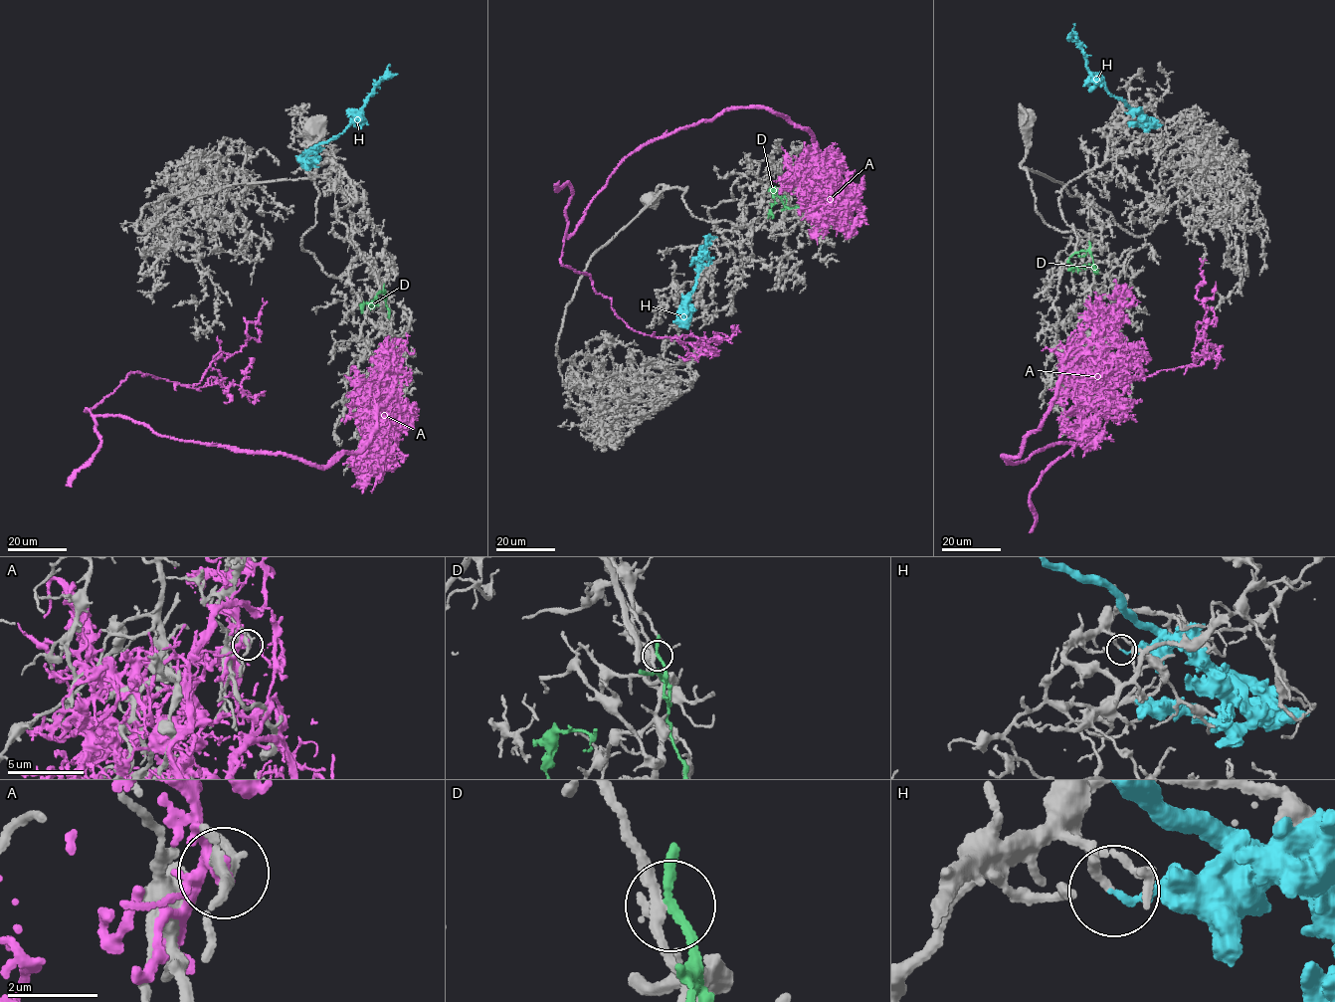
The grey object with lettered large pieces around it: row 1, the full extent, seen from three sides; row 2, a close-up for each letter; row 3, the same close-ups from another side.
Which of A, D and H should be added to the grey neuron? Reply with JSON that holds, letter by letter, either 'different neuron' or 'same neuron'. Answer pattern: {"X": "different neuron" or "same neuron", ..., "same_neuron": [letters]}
{"A": "different neuron", "D": "different neuron", "H": "different neuron", "same_neuron": []}

